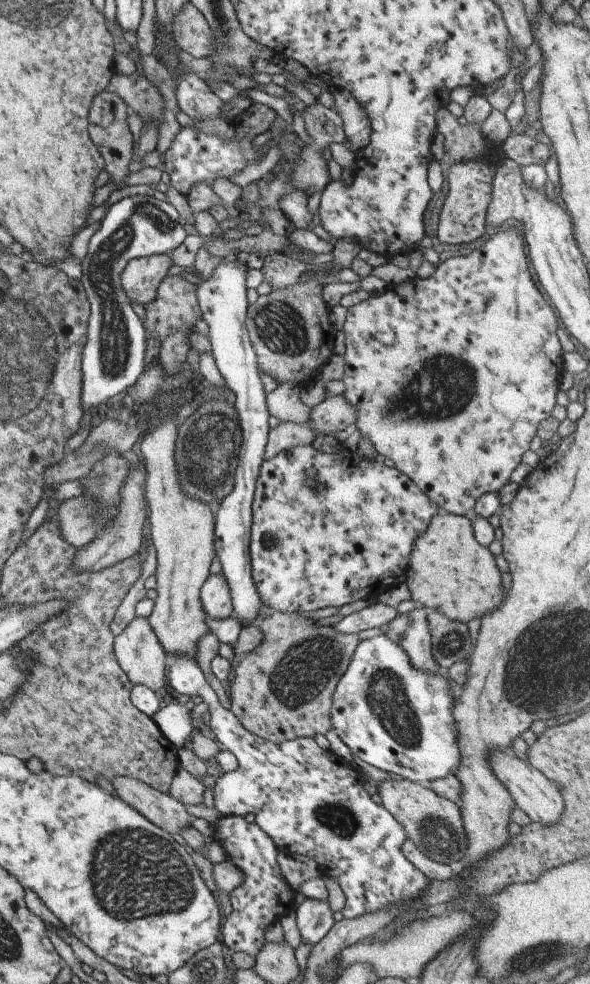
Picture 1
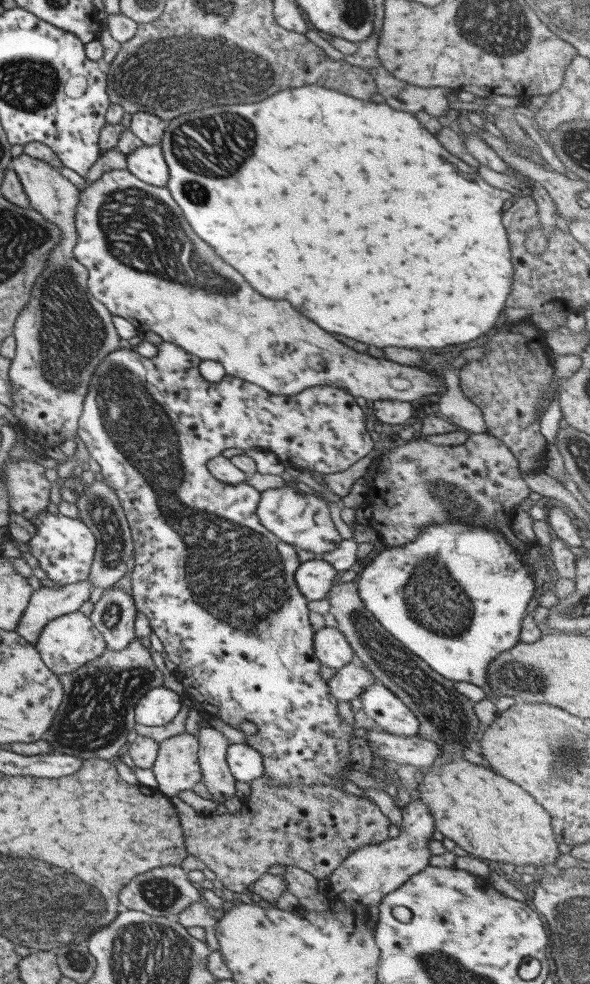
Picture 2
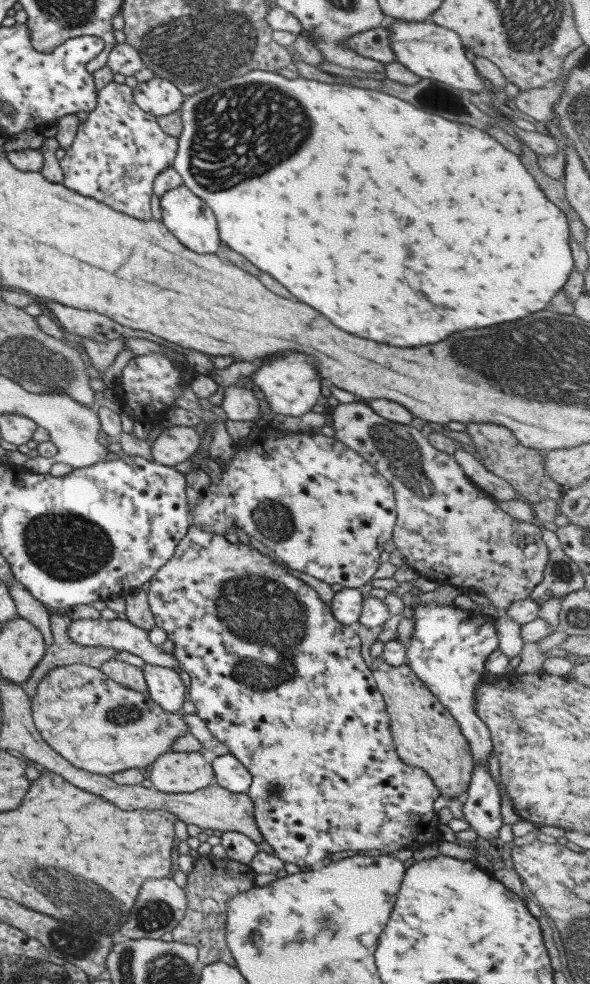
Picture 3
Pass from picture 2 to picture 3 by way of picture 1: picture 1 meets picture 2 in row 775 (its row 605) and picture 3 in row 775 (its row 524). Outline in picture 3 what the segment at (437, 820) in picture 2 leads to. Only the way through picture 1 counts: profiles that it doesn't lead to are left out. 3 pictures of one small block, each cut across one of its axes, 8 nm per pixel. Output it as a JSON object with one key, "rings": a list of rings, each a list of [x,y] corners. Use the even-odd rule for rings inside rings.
{"rings":[[[379,656],[373,658],[370,668],[386,706],[389,730],[398,757],[409,766],[424,770],[442,798],[448,800],[466,792],[474,764],[468,742],[457,721],[405,662],[400,666],[388,666]]]}

